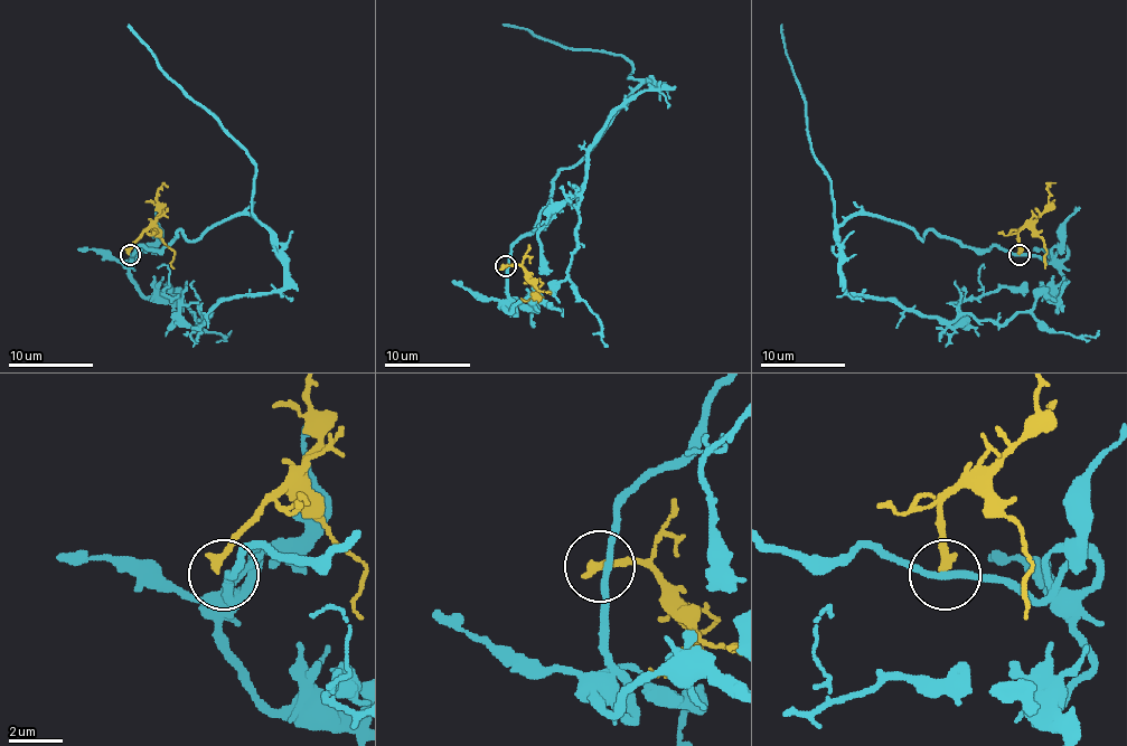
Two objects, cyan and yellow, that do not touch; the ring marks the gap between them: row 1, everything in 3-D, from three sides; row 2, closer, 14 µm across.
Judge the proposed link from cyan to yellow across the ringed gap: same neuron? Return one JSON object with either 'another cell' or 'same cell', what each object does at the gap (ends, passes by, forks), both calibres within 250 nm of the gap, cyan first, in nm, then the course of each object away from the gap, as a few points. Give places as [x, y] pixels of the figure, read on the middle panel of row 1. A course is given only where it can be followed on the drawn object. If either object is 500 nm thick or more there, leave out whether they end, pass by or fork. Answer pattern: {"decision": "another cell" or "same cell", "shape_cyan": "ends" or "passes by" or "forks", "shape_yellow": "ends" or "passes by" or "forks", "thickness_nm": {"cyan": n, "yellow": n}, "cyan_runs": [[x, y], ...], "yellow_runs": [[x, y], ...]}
{"decision": "another cell", "shape_cyan": "passes by", "shape_yellow": "ends", "thickness_nm": {"cyan": 240, "yellow": 320}, "cyan_runs": [[506, 266], [555, 175], [573, 168], [630, 95], [660, 85], [626, 100], [588, 153], [569, 277], [607, 346]], "yellow_runs": [[504, 266], [522, 266], [536, 290], [532, 296], [536, 294], [538, 303]]}

